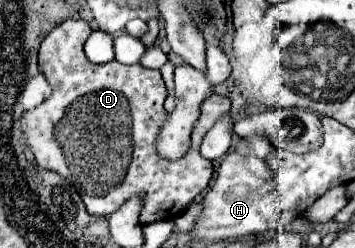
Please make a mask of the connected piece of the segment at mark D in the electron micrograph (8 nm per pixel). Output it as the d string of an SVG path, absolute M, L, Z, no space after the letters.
M65 20L43 40L39 66L53 94L23 116L21 130L25 144L29 144L39 166L61 172L77 186L89 214L109 216L129 196L139 194L145 200L141 224L175 220L209 184L213 166L201 156L199 146L221 114L229 112L231 102L225 96L211 94L203 102L189 152L177 162L167 162L155 150L157 134L167 116L163 108L167 90L161 72L141 64L127 66L117 60L107 64L89 62L83 54L83 44L91 32L85 20Z

